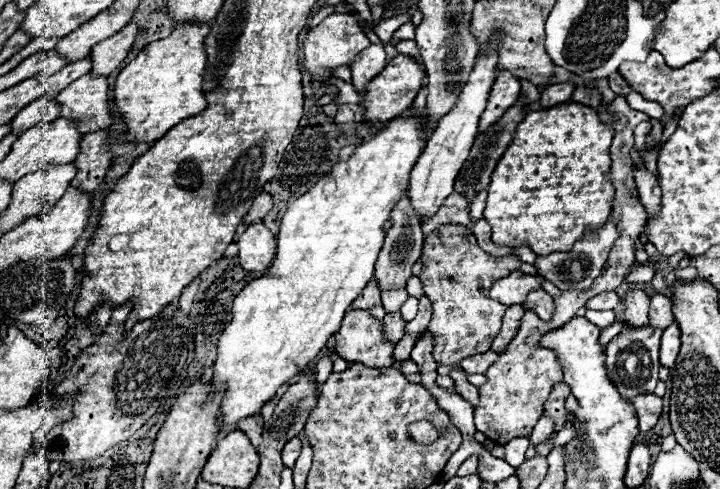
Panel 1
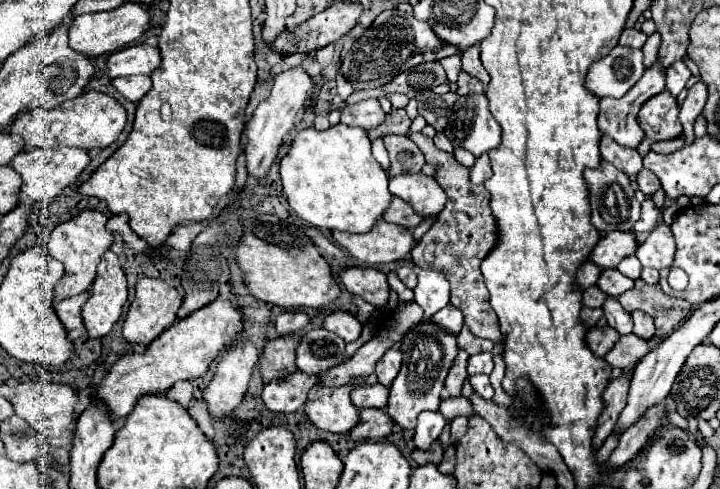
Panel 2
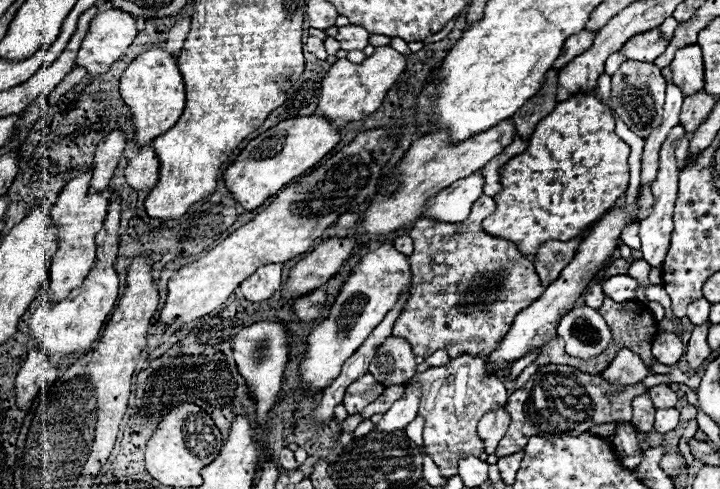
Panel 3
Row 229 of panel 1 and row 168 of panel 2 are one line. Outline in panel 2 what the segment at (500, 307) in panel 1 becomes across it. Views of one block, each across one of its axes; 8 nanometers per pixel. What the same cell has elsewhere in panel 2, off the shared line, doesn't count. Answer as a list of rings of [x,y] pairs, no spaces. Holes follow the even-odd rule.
[[[414,132],[408,136],[426,156],[426,162],[436,164],[436,180],[444,188],[448,202],[444,210],[438,214],[436,222],[432,228],[420,238],[420,242],[414,246],[410,258],[416,266],[420,268],[434,268],[434,270],[444,270],[448,276],[448,282],[452,286],[452,298],[450,304],[462,310],[464,314],[464,324],[470,328],[470,332],[478,338],[488,338],[494,344],[502,342],[500,326],[498,326],[498,316],[490,306],[488,300],[488,290],[482,280],[480,272],[480,262],[484,256],[492,250],[496,242],[496,224],[488,208],[488,192],[484,186],[476,186],[468,178],[468,168],[458,164],[452,154],[442,152],[434,146],[434,142],[424,136],[422,132]]]

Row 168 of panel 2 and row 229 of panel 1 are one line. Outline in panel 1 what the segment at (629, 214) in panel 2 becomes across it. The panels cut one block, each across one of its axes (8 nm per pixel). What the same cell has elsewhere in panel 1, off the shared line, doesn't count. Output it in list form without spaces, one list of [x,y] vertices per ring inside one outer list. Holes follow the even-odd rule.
[[[612,214],[612,216],[606,220],[604,226],[596,228],[594,232],[588,230],[588,232],[584,234],[584,238],[578,240],[570,252],[564,252],[564,254],[552,252],[552,254],[548,254],[548,256],[538,256],[536,262],[534,262],[538,274],[544,276],[546,280],[550,280],[550,282],[552,282],[554,286],[558,286],[560,290],[584,290],[584,288],[588,288],[588,286],[594,282],[594,278],[598,278],[598,276],[602,274],[602,270],[604,270],[604,266],[606,266],[606,260],[608,260],[608,252],[610,252],[610,248],[614,246],[616,238],[620,236],[620,232],[618,232],[618,228],[616,228],[616,224],[618,224],[616,220],[618,220],[618,218]]]

